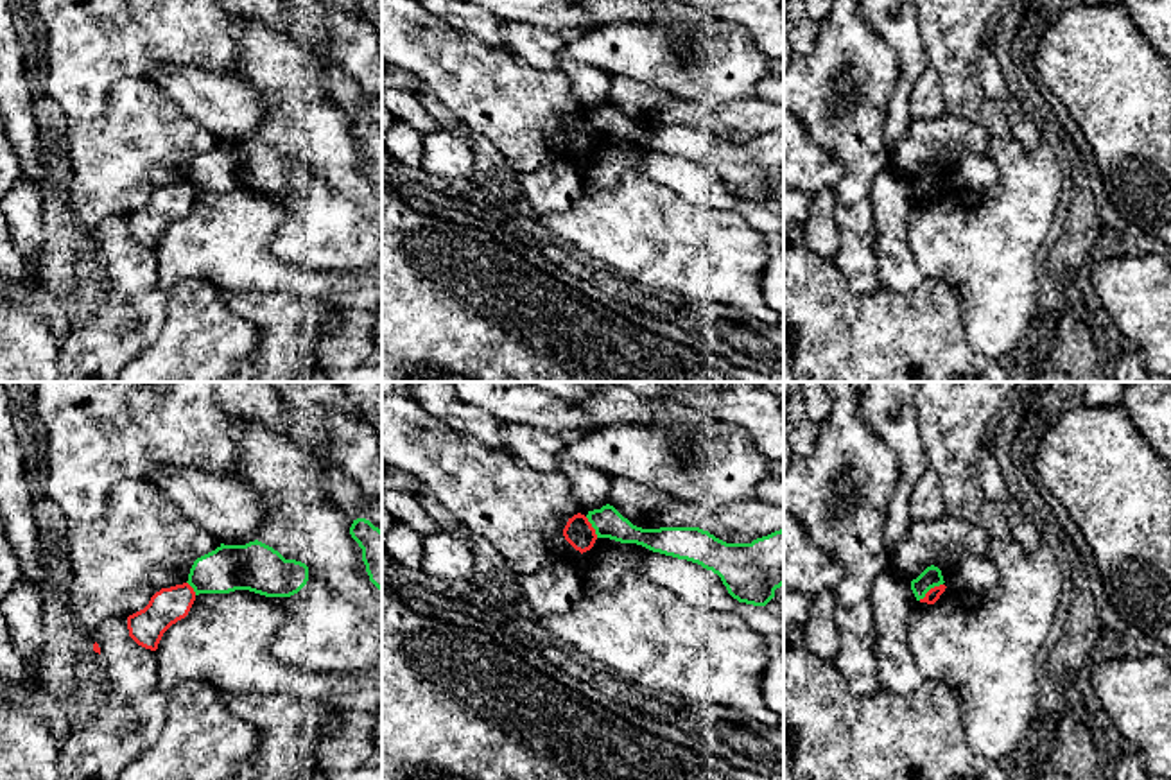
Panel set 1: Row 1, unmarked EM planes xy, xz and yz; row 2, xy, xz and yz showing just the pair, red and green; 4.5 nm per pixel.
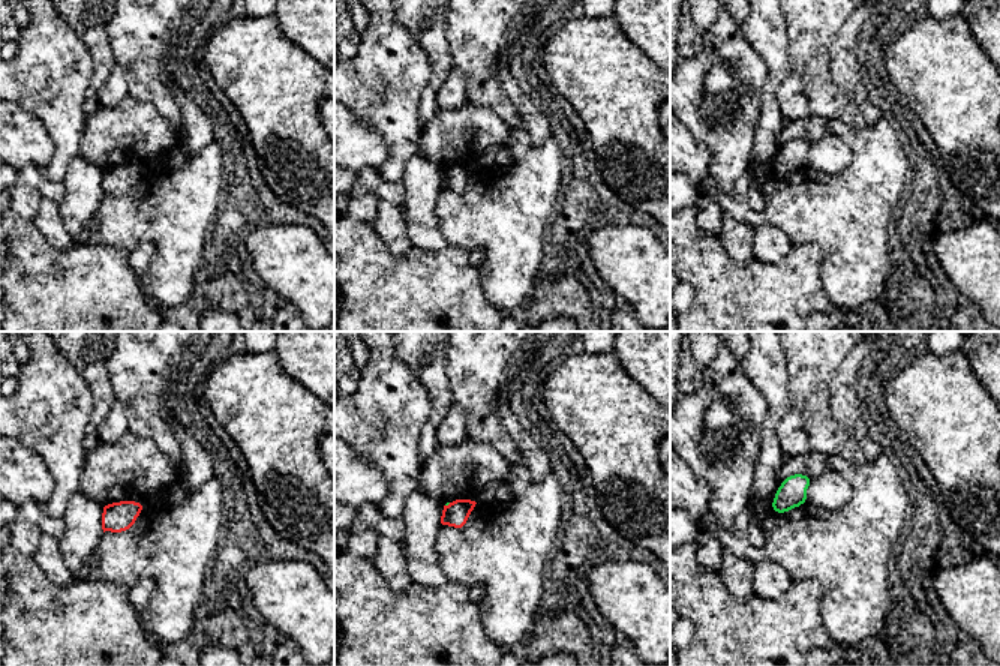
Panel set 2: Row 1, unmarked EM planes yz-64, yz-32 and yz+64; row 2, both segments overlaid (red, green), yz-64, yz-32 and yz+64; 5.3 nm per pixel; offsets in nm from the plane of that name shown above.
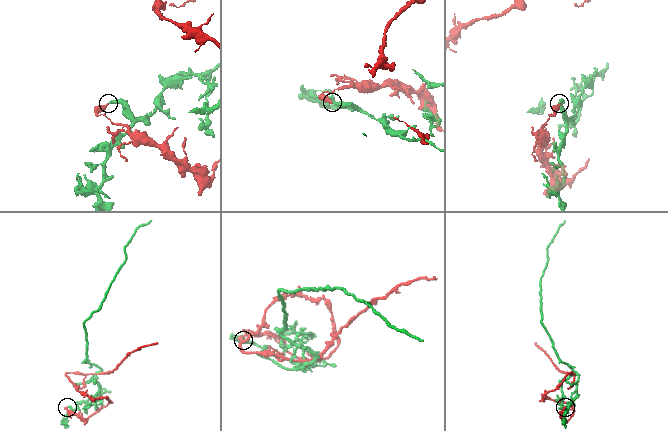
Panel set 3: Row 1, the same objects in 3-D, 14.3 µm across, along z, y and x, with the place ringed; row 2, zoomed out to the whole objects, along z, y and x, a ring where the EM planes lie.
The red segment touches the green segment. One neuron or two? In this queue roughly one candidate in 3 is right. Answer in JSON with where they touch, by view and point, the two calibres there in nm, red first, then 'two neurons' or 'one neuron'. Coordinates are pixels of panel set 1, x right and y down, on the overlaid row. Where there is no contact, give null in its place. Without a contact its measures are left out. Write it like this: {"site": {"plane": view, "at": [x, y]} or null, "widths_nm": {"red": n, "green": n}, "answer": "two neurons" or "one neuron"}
{"site": {"plane": "yz", "at": [929, 590]}, "widths_nm": {"red": 60, "green": 90}, "answer": "two neurons"}

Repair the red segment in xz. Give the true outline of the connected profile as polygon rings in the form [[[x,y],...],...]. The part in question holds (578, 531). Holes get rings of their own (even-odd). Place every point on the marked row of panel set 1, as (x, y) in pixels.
[[[581,513],[568,518],[563,529],[563,536],[581,554],[590,550],[597,540],[595,529],[588,522],[588,518]]]

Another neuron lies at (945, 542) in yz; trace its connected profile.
[[[949,515],[931,522],[913,522],[888,556],[888,570],[911,585],[934,565],[947,581],[961,561],[988,556],[988,540],[990,536],[976,524]]]

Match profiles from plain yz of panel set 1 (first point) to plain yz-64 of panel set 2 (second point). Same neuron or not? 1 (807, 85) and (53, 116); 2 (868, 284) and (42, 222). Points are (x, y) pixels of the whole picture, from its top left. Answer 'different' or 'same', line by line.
1: same
2: same

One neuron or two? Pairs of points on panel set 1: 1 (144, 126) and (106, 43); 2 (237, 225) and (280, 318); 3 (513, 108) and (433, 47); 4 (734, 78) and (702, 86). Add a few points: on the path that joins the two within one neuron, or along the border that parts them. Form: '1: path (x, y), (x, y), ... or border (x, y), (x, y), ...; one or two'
1: border (146, 76), (124, 76), (99, 115); two
2: border (228, 289), (287, 291), (311, 300); two
3: path (494, 92), (452, 65); one
4: path (727, 79), (709, 79); one

